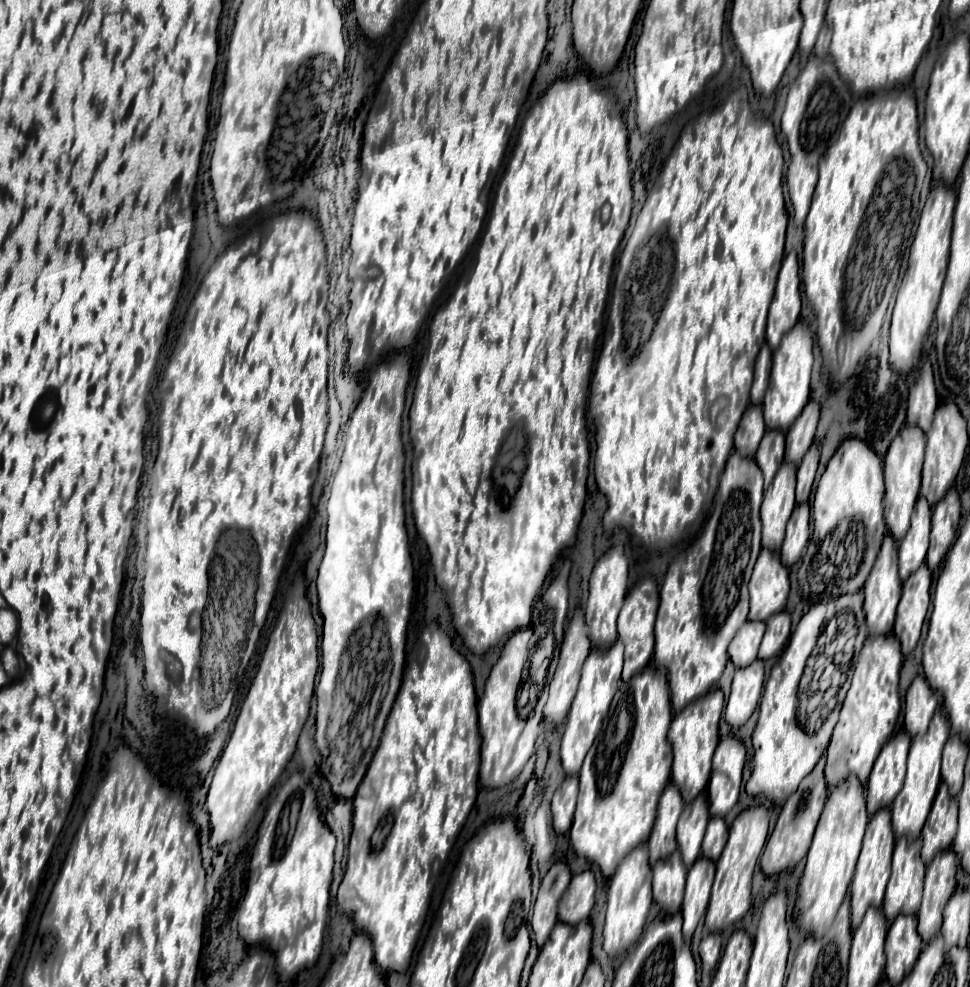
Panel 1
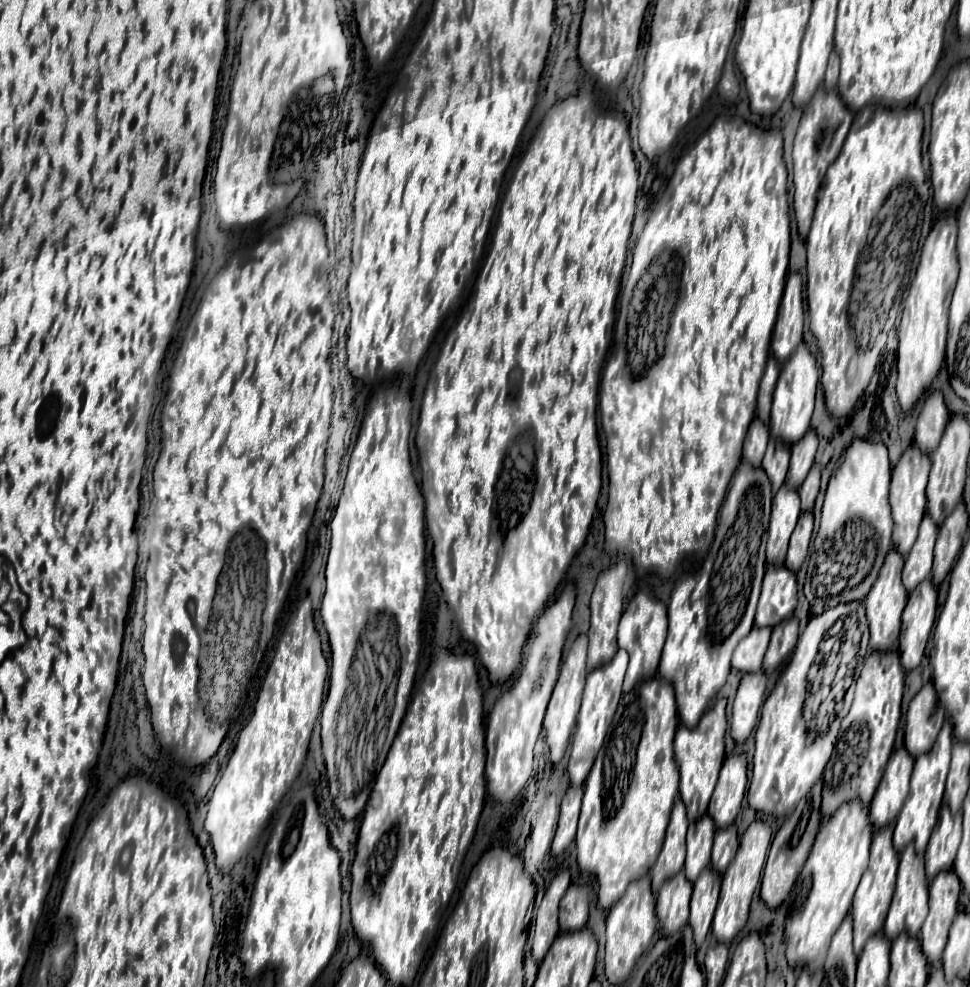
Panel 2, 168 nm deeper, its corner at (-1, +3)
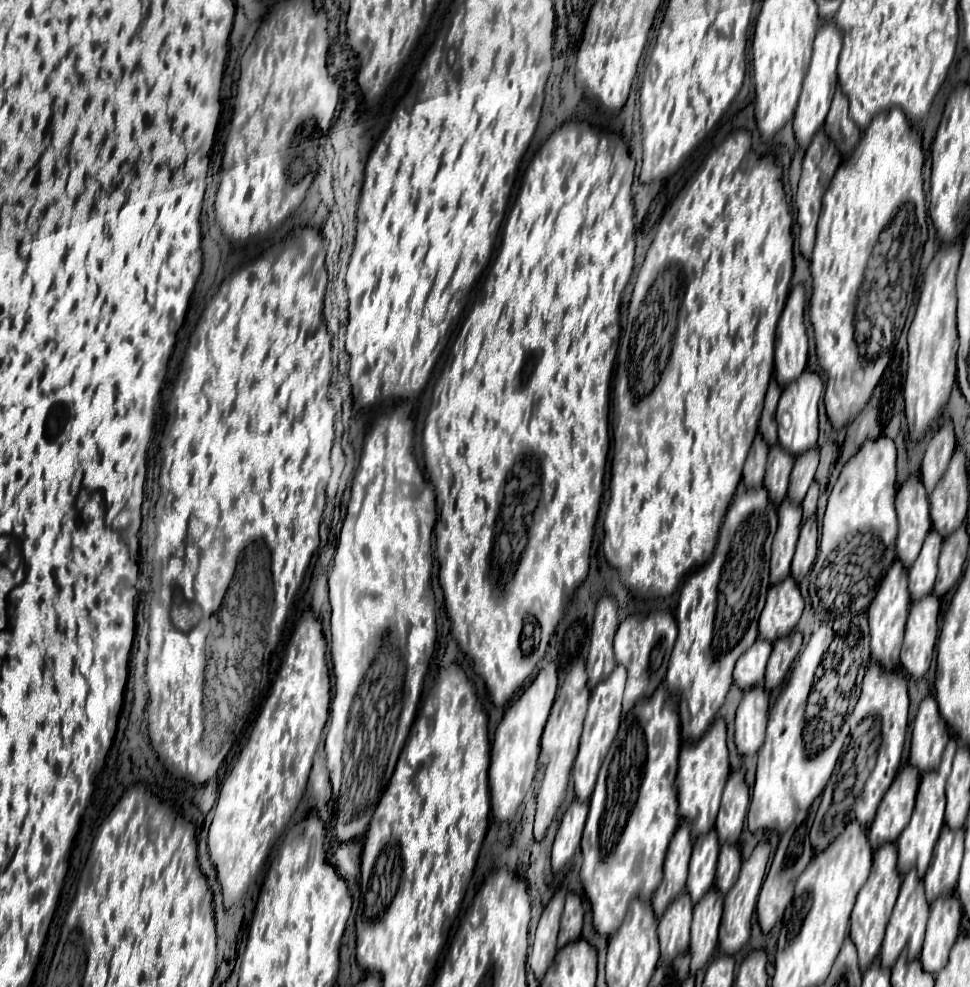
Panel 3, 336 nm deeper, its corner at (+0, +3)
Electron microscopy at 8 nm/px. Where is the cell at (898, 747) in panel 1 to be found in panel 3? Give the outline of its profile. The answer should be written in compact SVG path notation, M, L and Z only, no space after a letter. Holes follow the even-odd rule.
M910 765L896 775L892 789L888 789L888 793L884 795L874 823L870 825L872 849L878 849L884 843L894 843L904 827L910 823L918 791L918 779L920 775Z

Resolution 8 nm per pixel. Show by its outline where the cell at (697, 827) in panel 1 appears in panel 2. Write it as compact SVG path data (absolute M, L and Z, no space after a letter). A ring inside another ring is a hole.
M709 815L699 817L697 821L689 823L687 831L687 857L685 857L685 875L693 883L697 875L709 865L711 861L711 845L713 845L715 825Z

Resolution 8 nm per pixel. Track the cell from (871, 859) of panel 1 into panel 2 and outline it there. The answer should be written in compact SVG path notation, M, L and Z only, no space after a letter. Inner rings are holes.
M885 825L873 833L873 843L871 843L871 855L869 855L869 867L865 869L859 887L855 891L851 906L851 916L853 921L853 949L859 955L865 941L873 935L879 933L883 927L883 921L889 911L889 903L895 891L895 873L899 865L899 853L891 845L891 835L893 835L893 825Z

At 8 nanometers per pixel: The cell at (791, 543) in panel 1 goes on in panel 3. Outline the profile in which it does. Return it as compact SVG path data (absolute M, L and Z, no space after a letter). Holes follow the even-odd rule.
M812 517L802 525L798 547L792 561L792 577L798 583L808 575L810 567L816 561L816 555L818 555L818 529L816 529L816 517Z

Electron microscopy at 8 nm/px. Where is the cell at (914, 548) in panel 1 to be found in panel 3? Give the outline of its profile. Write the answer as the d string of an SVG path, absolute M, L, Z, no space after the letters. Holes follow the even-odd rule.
M936 531L928 533L928 537L924 541L924 547L920 551L920 557L914 561L912 569L908 571L912 601L918 601L918 599L932 593L936 573L938 573L938 557L940 557L942 541L944 539Z

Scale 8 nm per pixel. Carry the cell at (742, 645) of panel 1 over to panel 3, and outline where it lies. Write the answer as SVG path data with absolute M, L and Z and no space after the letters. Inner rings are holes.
M756 639L756 643L752 645L752 649L748 649L748 653L744 653L734 669L734 685L742 691L752 689L754 685L764 683L764 673L766 673L766 663L770 657L772 645L768 645L768 641L760 641Z

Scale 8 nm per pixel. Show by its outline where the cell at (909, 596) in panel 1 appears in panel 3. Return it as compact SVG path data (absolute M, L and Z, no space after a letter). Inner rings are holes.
M928 595L920 601L914 601L910 607L906 639L900 659L904 669L916 681L926 675L934 657L934 647L938 639L938 611L940 601L936 595Z

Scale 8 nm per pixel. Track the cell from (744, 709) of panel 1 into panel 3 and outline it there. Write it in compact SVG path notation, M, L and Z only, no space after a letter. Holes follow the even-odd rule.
M762 685L744 691L744 697L736 711L736 733L734 733L734 741L740 755L756 755L764 745L768 703L770 695Z

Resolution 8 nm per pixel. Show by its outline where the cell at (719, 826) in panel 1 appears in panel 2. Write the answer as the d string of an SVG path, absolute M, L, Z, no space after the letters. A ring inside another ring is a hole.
M731 825L729 829L717 829L713 837L713 853L711 853L711 867L717 873L723 873L731 859L735 857L739 845L739 835L737 829Z

